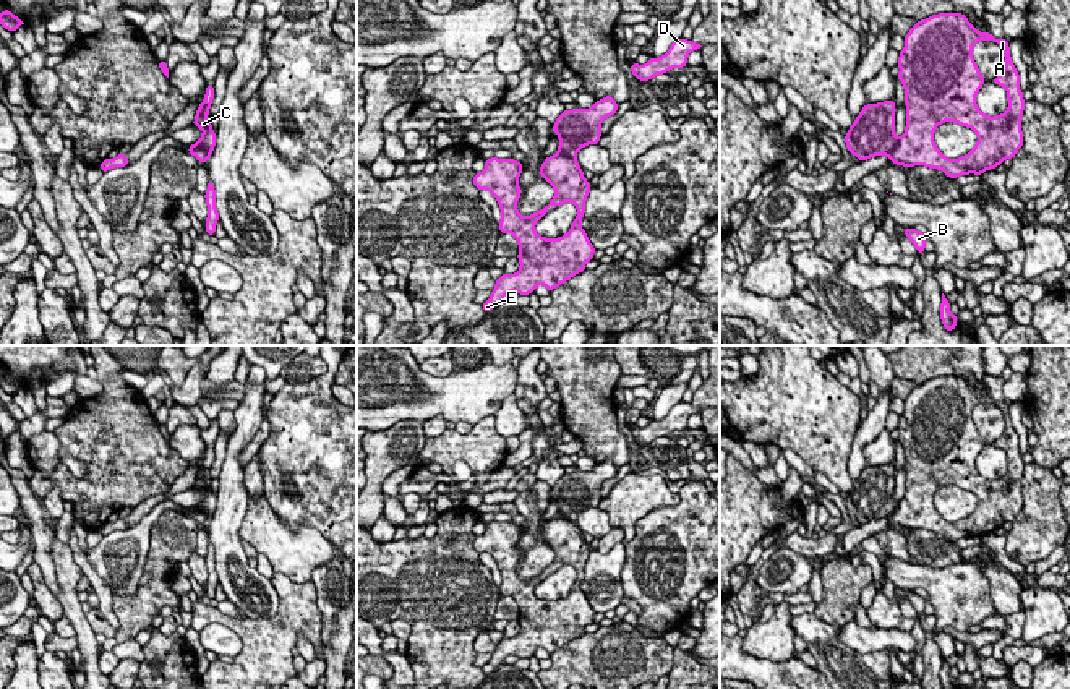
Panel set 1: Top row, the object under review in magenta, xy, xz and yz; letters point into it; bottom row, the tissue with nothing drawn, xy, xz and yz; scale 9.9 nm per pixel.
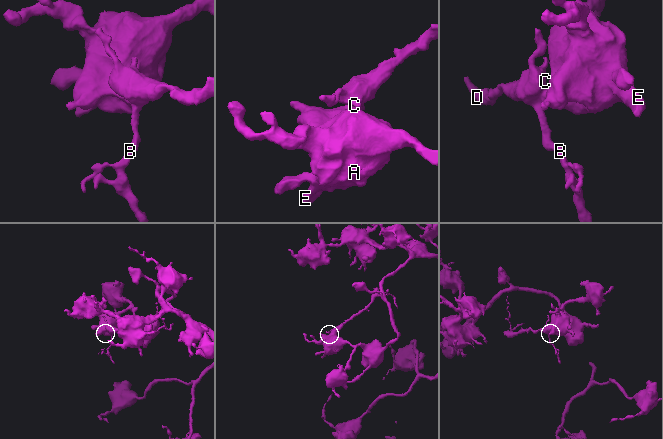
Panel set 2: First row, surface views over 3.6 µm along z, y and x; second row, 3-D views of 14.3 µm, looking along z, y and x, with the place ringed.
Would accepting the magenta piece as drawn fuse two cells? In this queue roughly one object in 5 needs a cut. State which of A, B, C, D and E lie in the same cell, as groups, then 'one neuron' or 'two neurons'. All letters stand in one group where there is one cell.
A E / B C D | two neurons

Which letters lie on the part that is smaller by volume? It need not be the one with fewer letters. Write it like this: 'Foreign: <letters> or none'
Foreign: B, C, D

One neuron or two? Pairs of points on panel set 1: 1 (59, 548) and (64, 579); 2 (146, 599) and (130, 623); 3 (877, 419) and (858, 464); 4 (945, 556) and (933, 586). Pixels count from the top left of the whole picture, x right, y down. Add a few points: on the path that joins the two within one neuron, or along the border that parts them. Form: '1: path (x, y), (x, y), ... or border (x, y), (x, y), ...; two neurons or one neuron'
1: path (62, 556), (64, 571); one neuron
2: path (145, 605), (133, 616); one neuron
3: path (869, 430), (861, 438), (858, 453); one neuron
4: border (962, 560), (937, 568), (916, 564); two neurons

